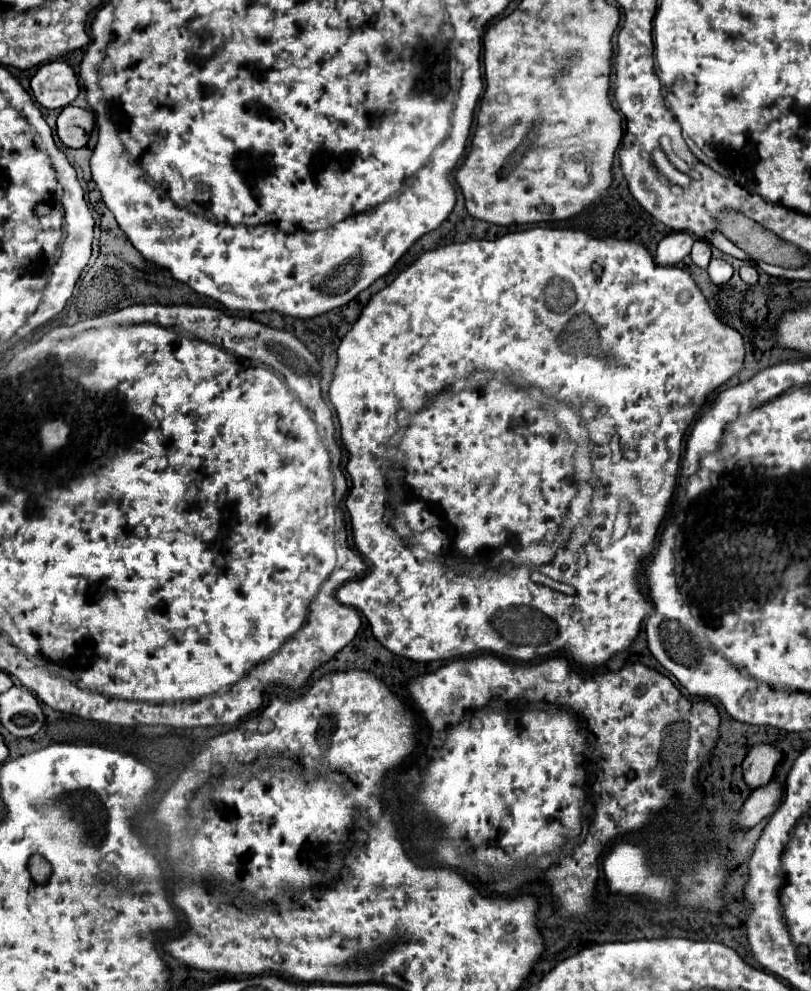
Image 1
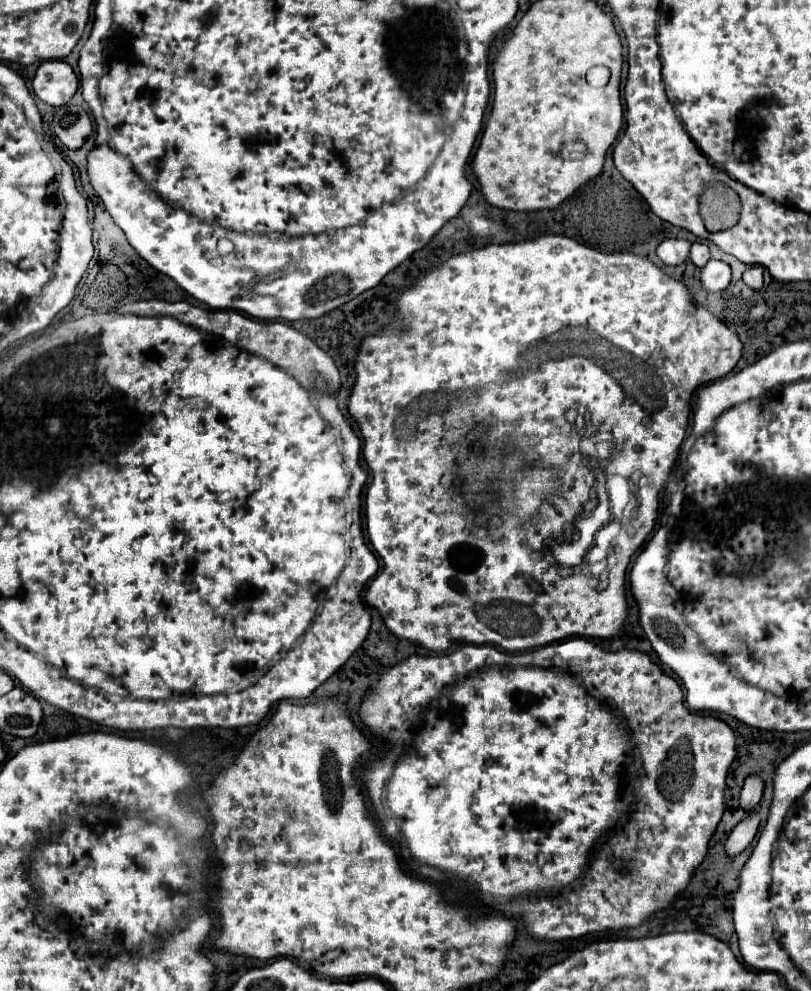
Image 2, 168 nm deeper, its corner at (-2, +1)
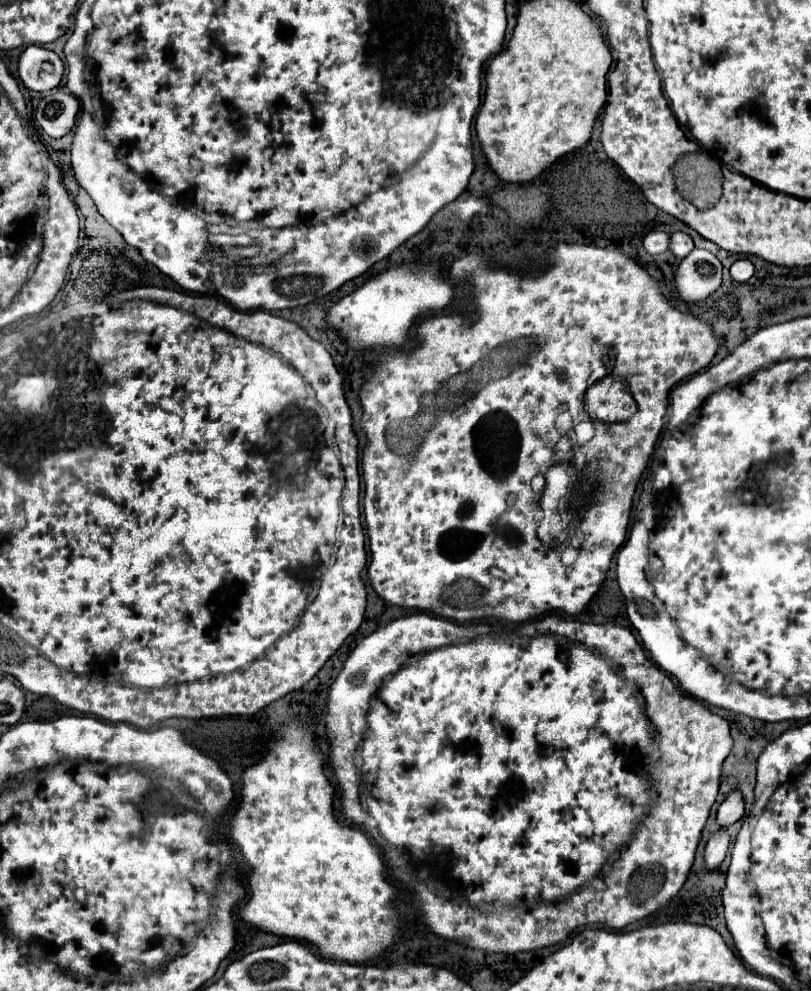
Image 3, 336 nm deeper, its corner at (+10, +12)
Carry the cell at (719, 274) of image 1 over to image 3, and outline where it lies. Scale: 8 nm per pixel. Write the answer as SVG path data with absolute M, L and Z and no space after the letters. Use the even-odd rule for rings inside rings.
M694 250L684 258L674 276L678 296L688 302L704 302L722 284L722 262L708 250Z

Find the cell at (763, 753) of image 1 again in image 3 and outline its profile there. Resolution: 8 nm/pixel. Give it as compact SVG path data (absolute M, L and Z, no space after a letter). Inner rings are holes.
M732 792L718 808L718 816L716 822L720 824L720 828L728 828L734 822L738 822L744 816L744 798L740 792Z

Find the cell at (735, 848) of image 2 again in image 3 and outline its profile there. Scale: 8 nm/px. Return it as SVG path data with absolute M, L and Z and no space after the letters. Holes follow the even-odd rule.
M718 830L706 844L706 852L704 852L704 864L708 870L718 870L718 866L722 864L722 860L726 858L728 852L728 844L730 838L726 834L726 830Z

